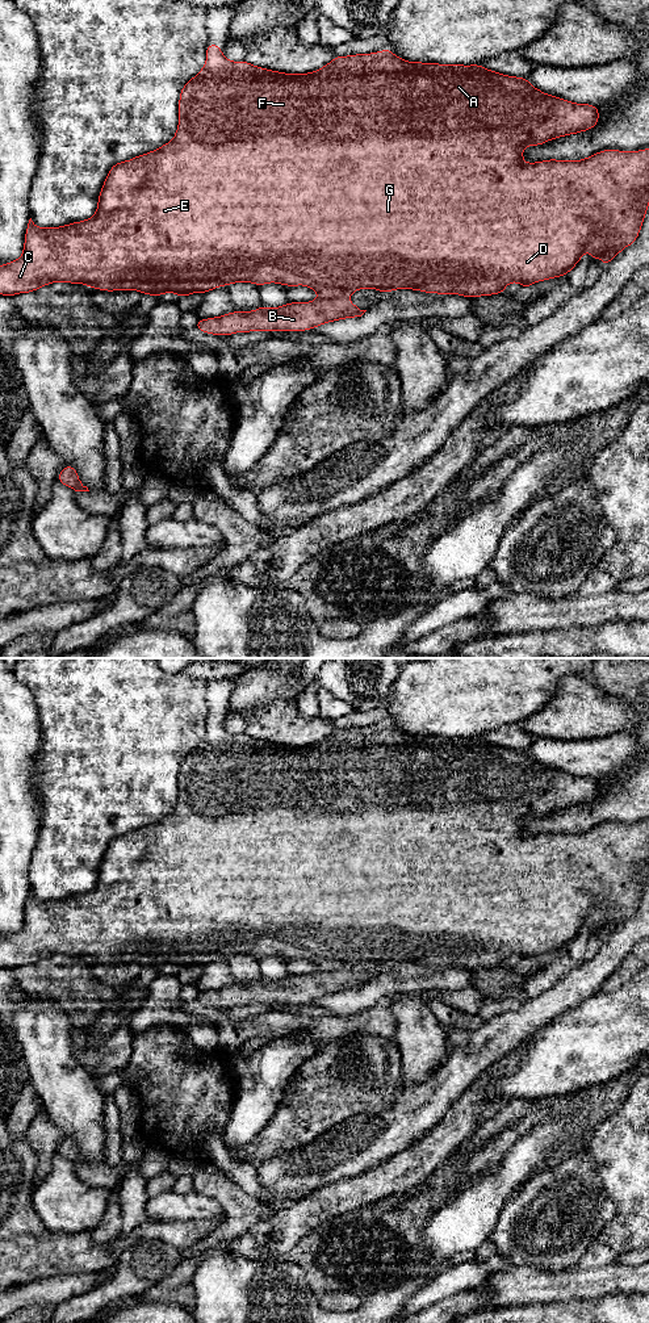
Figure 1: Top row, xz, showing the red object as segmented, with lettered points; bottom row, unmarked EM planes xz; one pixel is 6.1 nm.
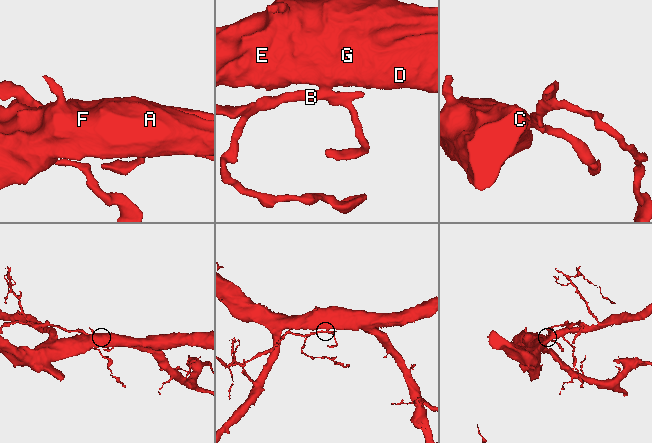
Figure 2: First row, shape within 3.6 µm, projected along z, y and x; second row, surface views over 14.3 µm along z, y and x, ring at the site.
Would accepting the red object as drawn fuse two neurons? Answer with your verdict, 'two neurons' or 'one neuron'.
one neuron

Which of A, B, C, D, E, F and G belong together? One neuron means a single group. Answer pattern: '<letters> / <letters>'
A B C D E F G

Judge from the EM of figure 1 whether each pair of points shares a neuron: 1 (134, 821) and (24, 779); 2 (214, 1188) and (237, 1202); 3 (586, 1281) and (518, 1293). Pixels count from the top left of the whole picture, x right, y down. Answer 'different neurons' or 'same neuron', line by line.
1: different neurons
2: same neuron
3: same neuron

